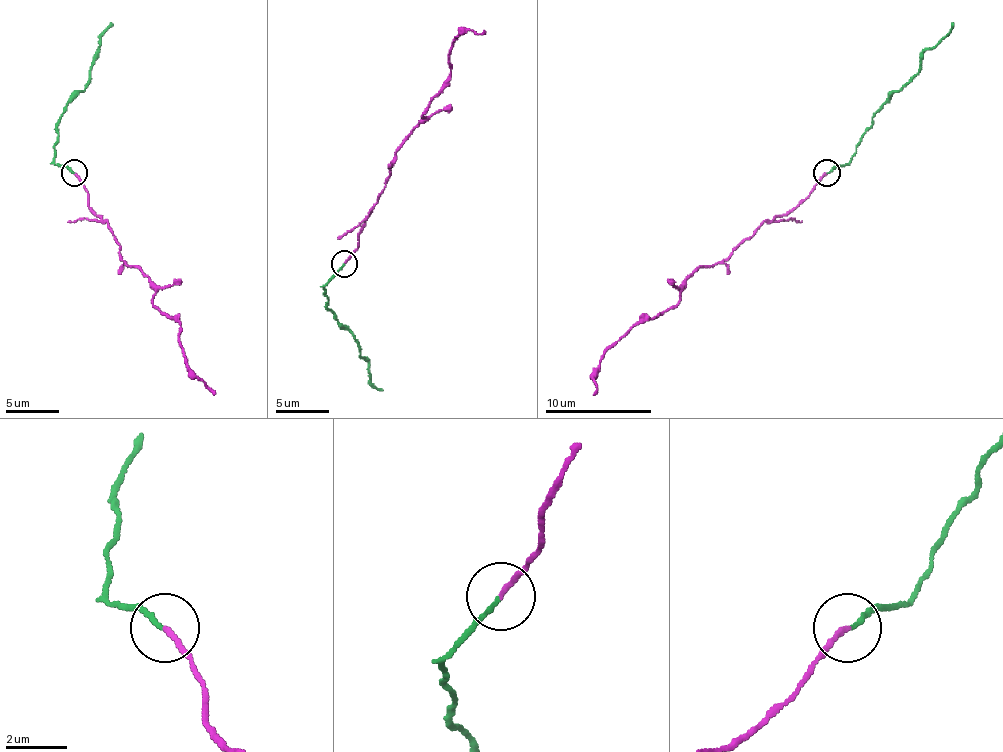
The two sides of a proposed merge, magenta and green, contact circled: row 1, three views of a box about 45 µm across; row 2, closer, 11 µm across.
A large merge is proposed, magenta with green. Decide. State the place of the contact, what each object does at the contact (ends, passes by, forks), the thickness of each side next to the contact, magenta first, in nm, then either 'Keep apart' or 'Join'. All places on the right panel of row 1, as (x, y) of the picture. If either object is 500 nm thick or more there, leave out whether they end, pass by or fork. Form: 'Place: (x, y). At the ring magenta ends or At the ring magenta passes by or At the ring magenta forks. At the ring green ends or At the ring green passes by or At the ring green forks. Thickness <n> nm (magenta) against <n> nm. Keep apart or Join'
Place: (827, 173). At the ring magenta ends. At the ring green ends. Thickness 180 nm (magenta) against 130 nm. Join

